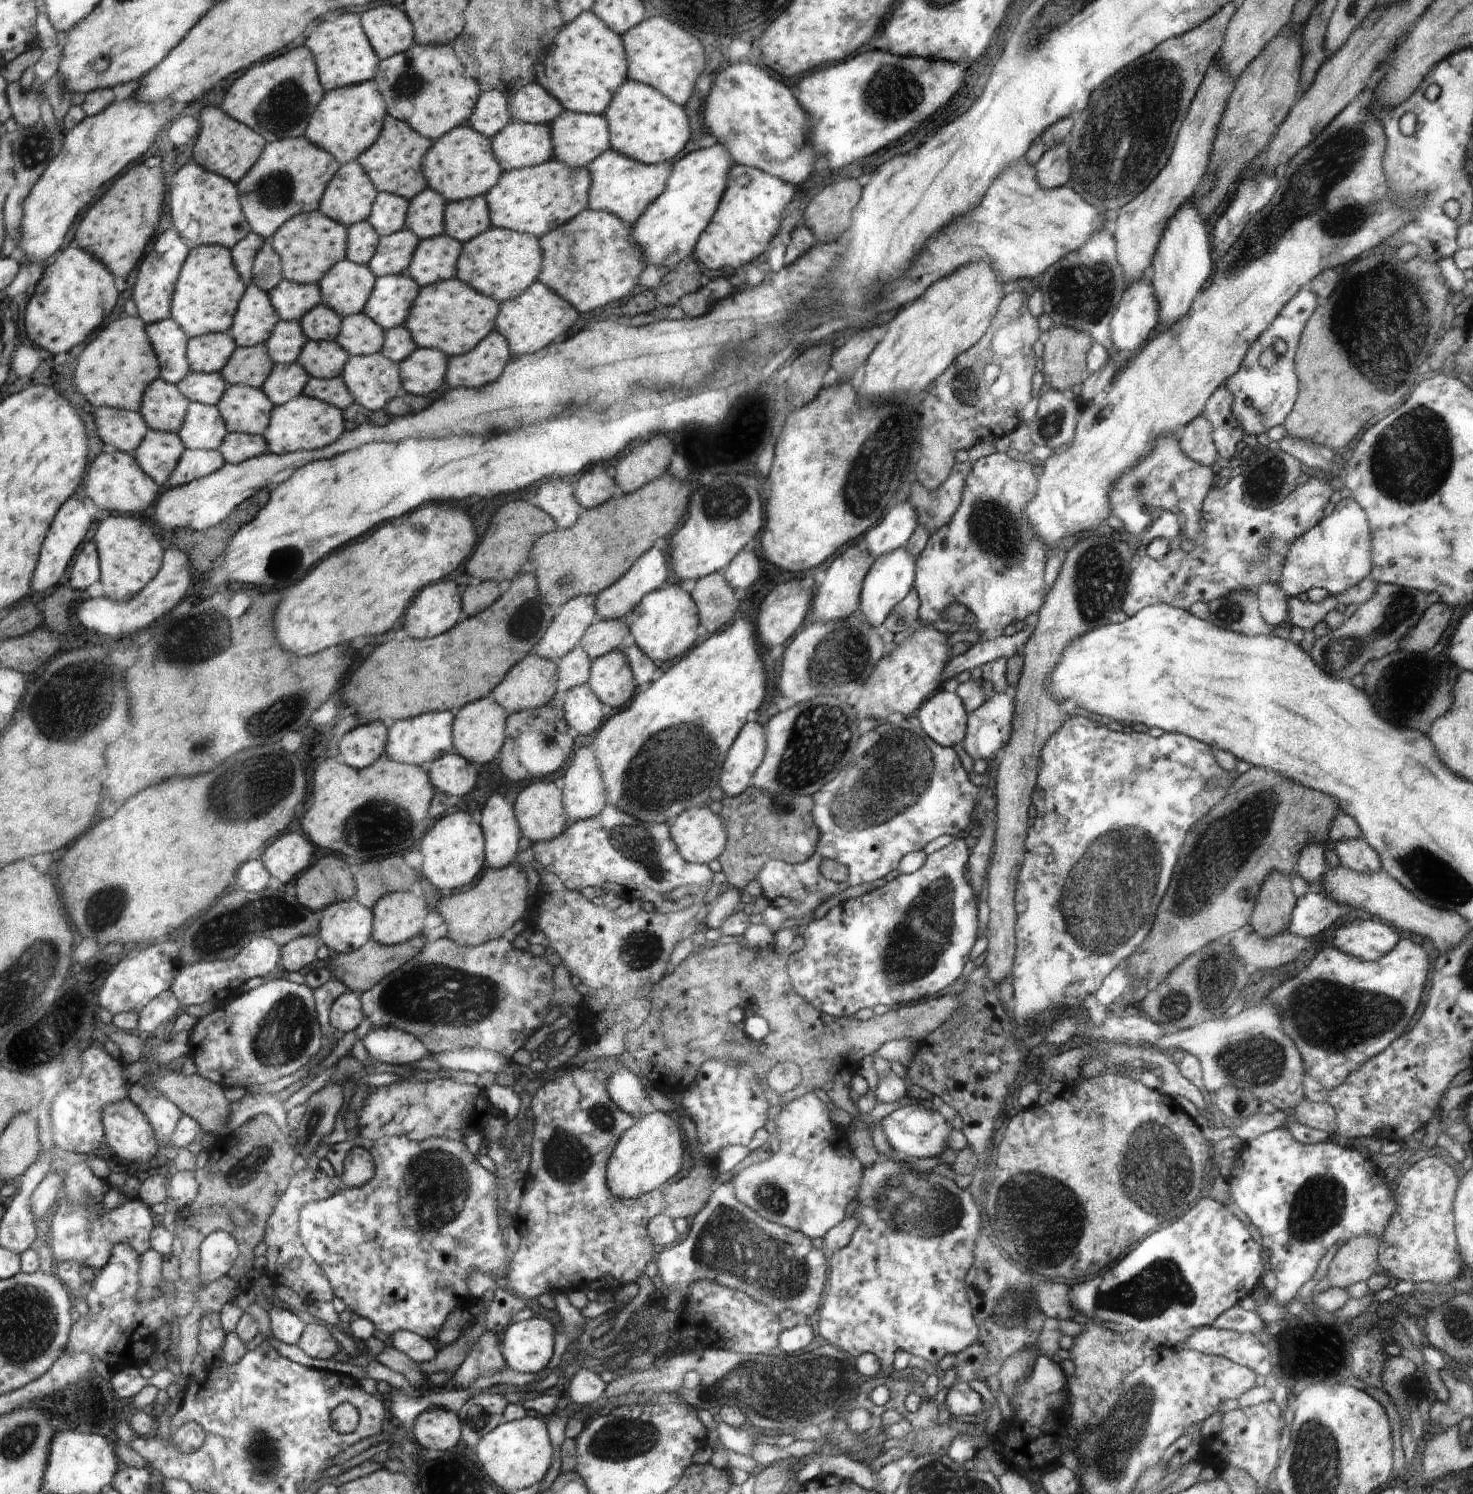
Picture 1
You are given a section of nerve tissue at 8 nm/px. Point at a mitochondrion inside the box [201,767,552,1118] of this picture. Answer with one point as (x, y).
(436, 993)

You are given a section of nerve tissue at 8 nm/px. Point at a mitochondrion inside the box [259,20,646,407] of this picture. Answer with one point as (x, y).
(408, 85)

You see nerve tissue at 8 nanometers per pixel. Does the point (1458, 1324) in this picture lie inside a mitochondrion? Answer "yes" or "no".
yes

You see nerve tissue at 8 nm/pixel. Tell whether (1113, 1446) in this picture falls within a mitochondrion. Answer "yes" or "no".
yes

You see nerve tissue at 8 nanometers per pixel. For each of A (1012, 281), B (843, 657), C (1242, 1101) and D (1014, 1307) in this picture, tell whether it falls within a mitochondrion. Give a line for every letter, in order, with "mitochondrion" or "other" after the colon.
A: other
B: mitochondrion
C: mitochondrion
D: mitochondrion

